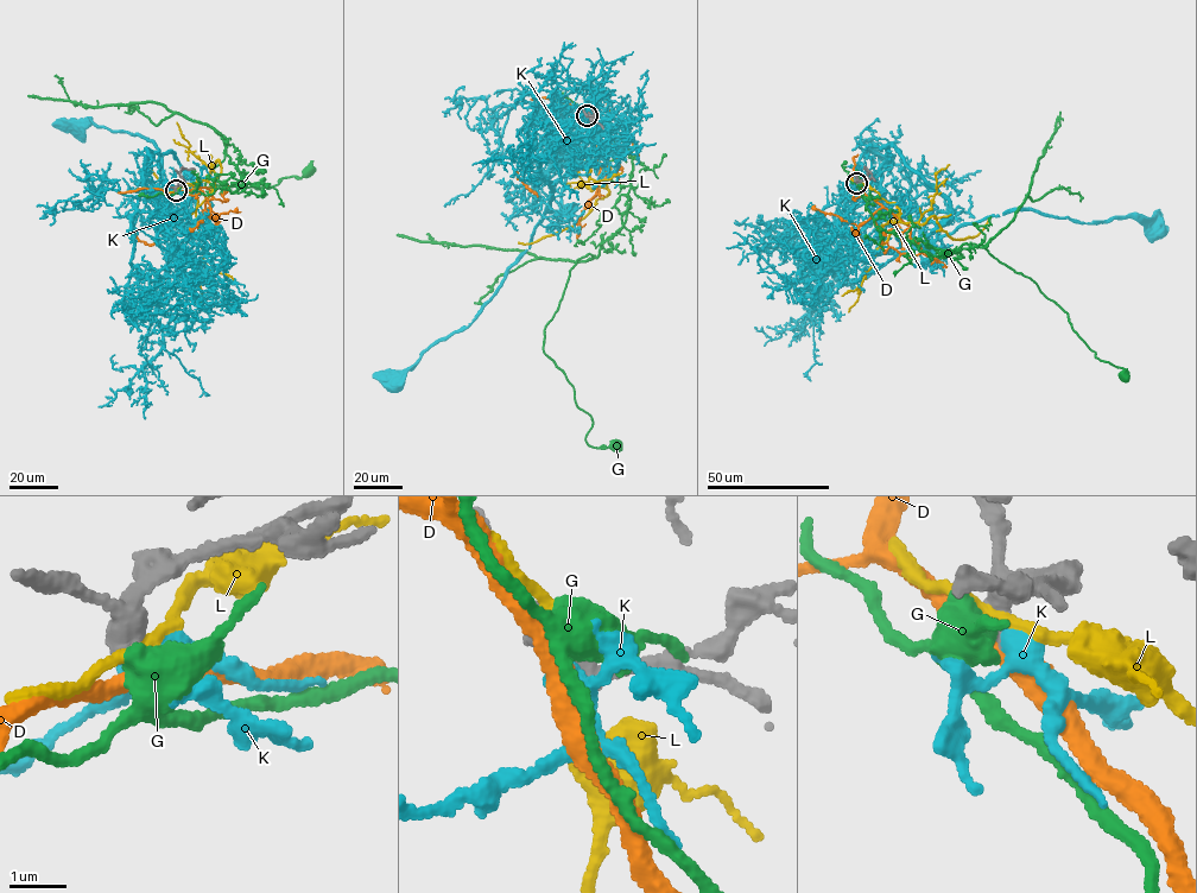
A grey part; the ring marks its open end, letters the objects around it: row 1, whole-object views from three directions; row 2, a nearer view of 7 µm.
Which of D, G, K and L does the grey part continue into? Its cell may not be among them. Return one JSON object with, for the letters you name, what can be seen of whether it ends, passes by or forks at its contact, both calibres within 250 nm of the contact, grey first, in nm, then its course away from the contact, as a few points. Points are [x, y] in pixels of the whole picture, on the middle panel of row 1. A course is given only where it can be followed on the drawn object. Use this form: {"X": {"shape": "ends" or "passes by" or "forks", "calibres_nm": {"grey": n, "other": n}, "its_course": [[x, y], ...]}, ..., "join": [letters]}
{"K": {"shape": "passes by", "calibres_nm": {"grey": 320, "other": 340}, "its_course": [[586, 115], [571, 125], [586, 128], [591, 151], [556, 184], [530, 247], [475, 318], [436, 341], [396, 384]]}, "join": ["K"]}

